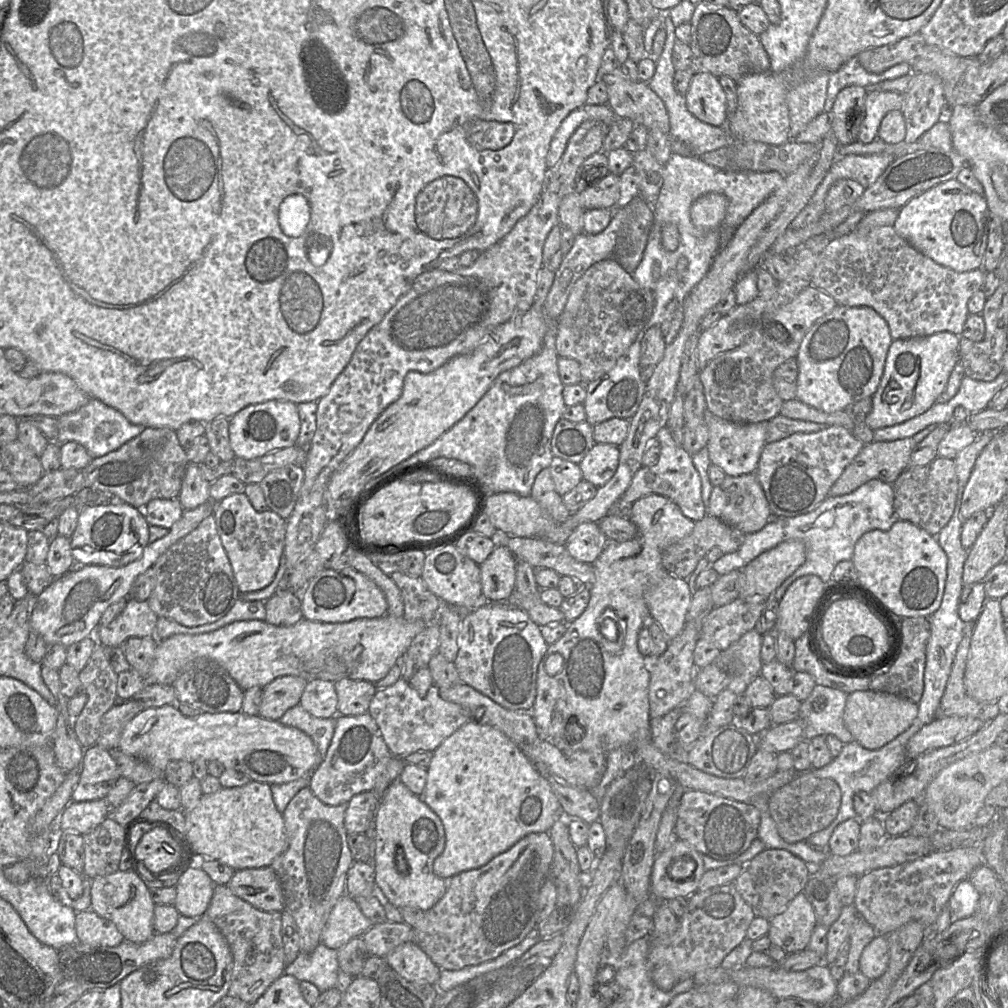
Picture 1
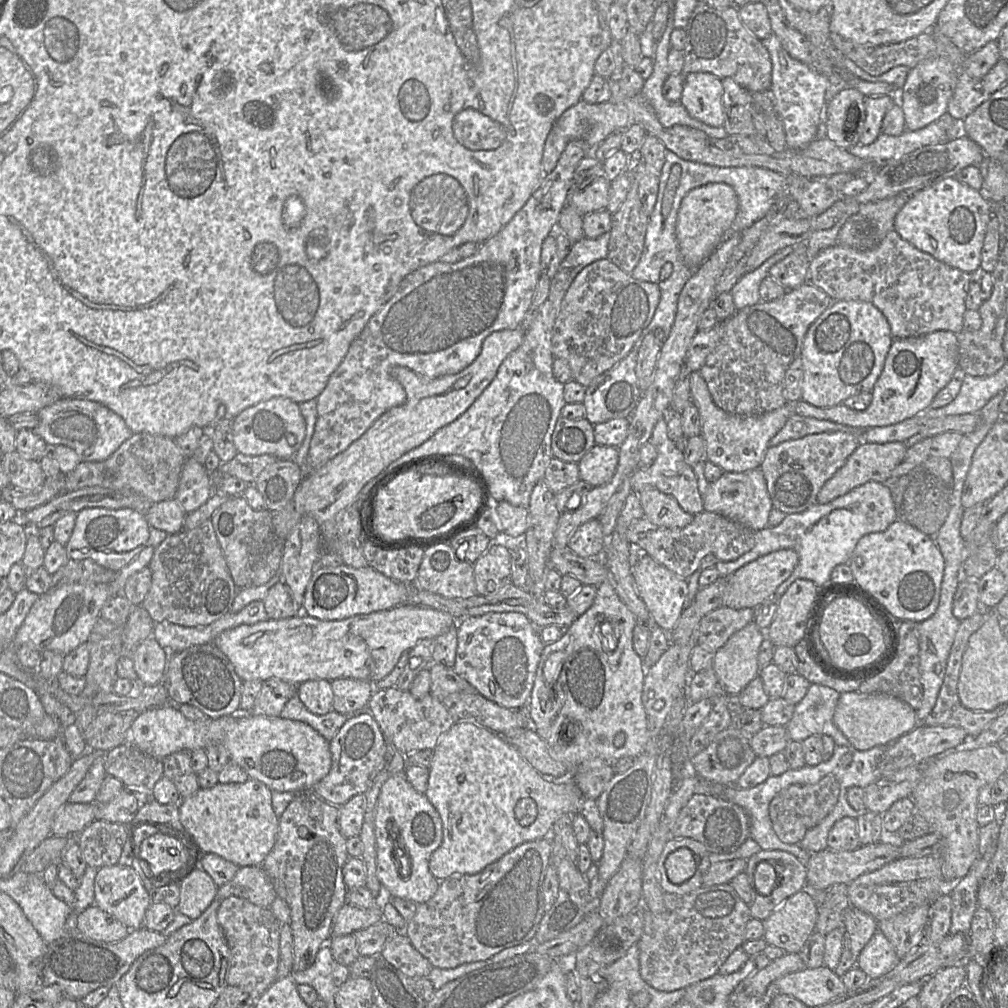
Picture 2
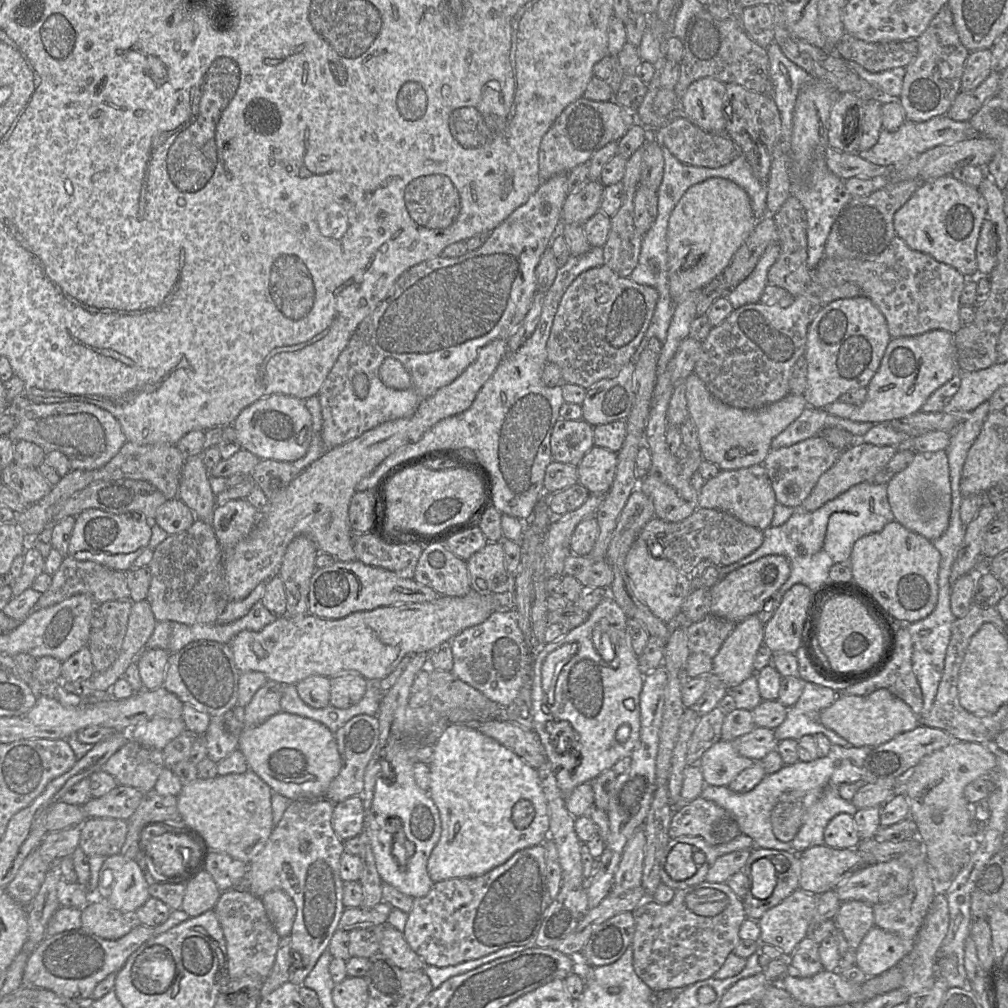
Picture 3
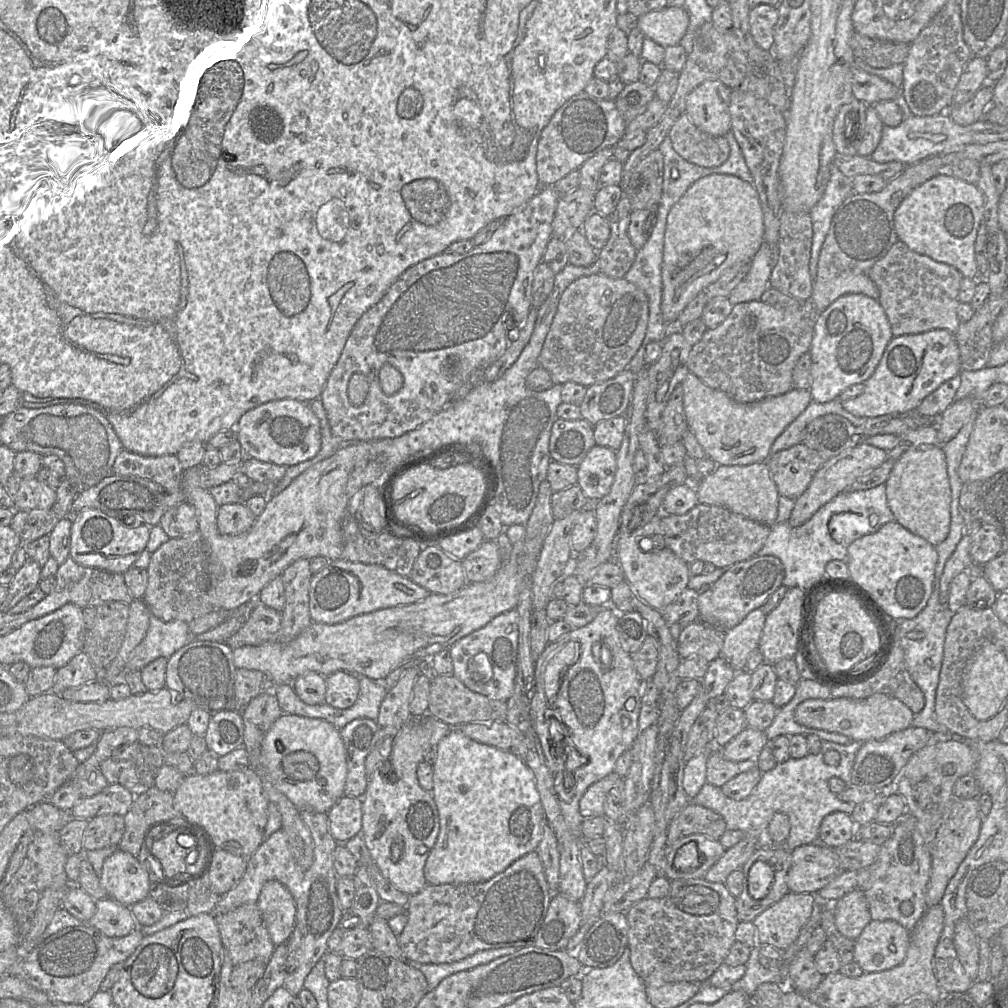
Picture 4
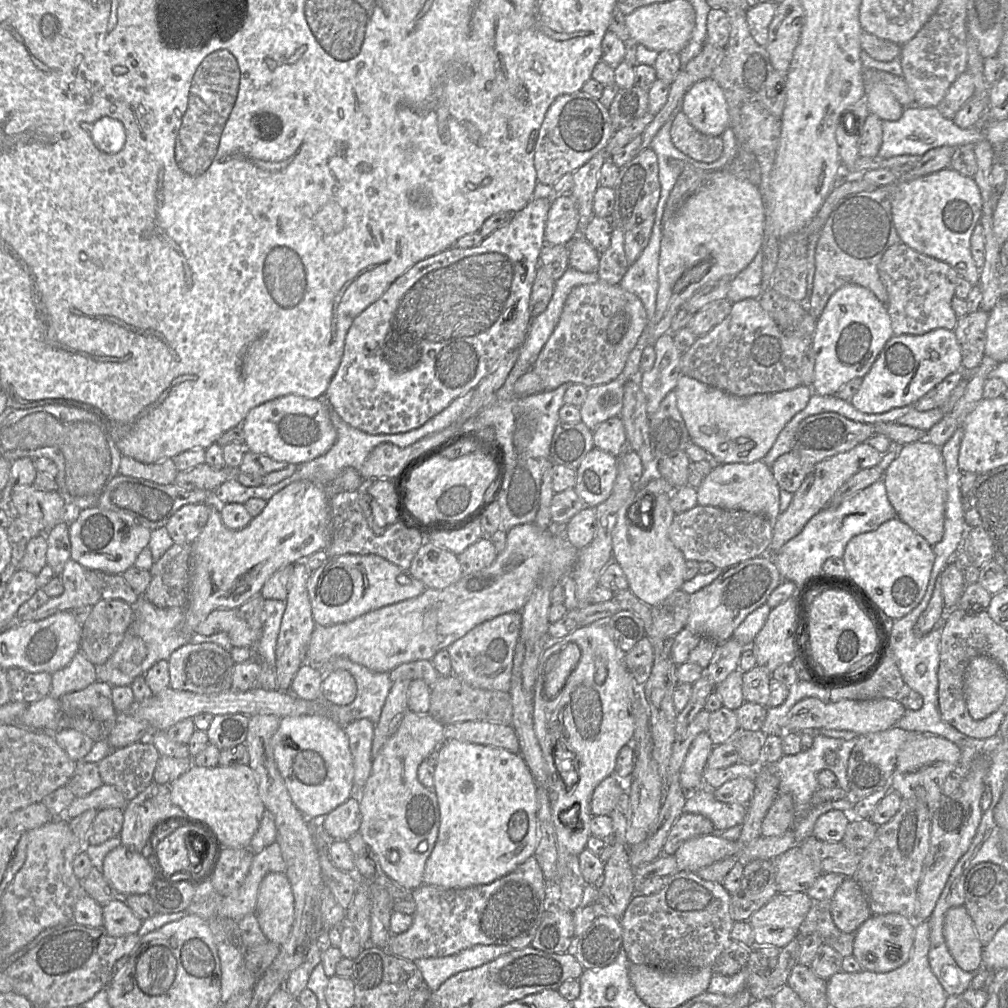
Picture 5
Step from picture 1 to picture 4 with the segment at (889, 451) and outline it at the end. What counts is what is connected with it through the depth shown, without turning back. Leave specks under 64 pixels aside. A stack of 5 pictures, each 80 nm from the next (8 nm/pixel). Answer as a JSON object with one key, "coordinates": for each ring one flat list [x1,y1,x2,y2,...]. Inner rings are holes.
{"coordinates":[[861,443,851,449,847,449,837,456,834,456,821,466,815,473,807,489,795,500,794,508,788,519,791,527,803,525,825,504,834,499,837,495,848,489,852,483,879,467,888,459,888,452,867,443]]}

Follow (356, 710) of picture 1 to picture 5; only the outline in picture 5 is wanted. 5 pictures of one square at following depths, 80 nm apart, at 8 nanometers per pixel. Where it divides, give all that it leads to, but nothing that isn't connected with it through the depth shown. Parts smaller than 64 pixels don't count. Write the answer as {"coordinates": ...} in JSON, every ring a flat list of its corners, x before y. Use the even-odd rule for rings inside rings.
{"coordinates":[[347,670,330,671,323,677,321,693,323,700,328,704,349,705,356,697,356,681]]}

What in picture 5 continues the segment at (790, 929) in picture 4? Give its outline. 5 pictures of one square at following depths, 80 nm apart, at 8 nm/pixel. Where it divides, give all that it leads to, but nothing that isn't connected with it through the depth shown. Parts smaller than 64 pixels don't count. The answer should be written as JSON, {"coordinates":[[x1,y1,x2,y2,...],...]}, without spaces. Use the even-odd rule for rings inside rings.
{"coordinates":[[806,892,776,894,748,920,753,930,755,946,775,946,782,949,788,945,797,936,812,903,813,900]]}

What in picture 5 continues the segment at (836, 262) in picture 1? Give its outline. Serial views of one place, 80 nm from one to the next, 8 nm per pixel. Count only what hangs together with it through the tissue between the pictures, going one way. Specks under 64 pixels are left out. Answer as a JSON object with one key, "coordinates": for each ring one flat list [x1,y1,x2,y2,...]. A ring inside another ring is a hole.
{"coordinates":[[900,242,884,253,878,272,888,293,886,306,894,335,923,335,938,328,955,329,958,317,951,302,958,274,948,264,920,254]]}

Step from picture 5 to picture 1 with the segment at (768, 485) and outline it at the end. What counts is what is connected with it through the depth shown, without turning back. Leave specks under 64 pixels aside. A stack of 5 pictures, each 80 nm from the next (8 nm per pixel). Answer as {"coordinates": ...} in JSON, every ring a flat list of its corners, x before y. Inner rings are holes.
{"coordinates":[[750,473,736,477,726,475,720,485,713,487,709,499,708,515,748,535,762,530,769,522,772,513,755,473]]}

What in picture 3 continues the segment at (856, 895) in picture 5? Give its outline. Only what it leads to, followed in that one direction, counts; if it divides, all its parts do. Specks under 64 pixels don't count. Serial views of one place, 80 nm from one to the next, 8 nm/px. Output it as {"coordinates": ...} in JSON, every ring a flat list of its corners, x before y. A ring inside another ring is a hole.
{"coordinates":[[859,900,841,903,834,918,836,929,840,930,853,949,857,949,862,939,875,926,873,905]]}

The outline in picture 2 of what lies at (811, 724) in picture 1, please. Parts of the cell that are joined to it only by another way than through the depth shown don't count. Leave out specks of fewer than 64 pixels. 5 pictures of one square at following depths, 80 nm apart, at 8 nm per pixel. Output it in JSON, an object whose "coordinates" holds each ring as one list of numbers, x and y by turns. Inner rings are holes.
{"coordinates":[[811,684,805,697,795,705,793,717,786,725,790,740,803,742,810,736,827,735,837,746,850,746,833,722,839,697,840,693,834,689]]}

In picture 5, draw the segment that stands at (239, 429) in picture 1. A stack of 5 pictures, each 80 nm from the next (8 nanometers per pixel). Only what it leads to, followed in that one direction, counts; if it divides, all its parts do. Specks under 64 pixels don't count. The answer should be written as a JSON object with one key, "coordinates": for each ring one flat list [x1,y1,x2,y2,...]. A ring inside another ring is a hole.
{"coordinates":[[288,394,252,408,241,424,245,451,267,455,275,461,300,465,326,453,337,432,328,412,318,399]]}

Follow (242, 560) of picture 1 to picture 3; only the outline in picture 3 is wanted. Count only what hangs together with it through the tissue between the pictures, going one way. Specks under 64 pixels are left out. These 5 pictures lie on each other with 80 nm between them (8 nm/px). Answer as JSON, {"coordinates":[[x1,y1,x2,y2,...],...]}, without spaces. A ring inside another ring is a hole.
{"coordinates":[[246,499,230,500,214,509,213,529,222,547,222,551,231,550,239,541,244,539,260,523,264,512,255,509]]}

